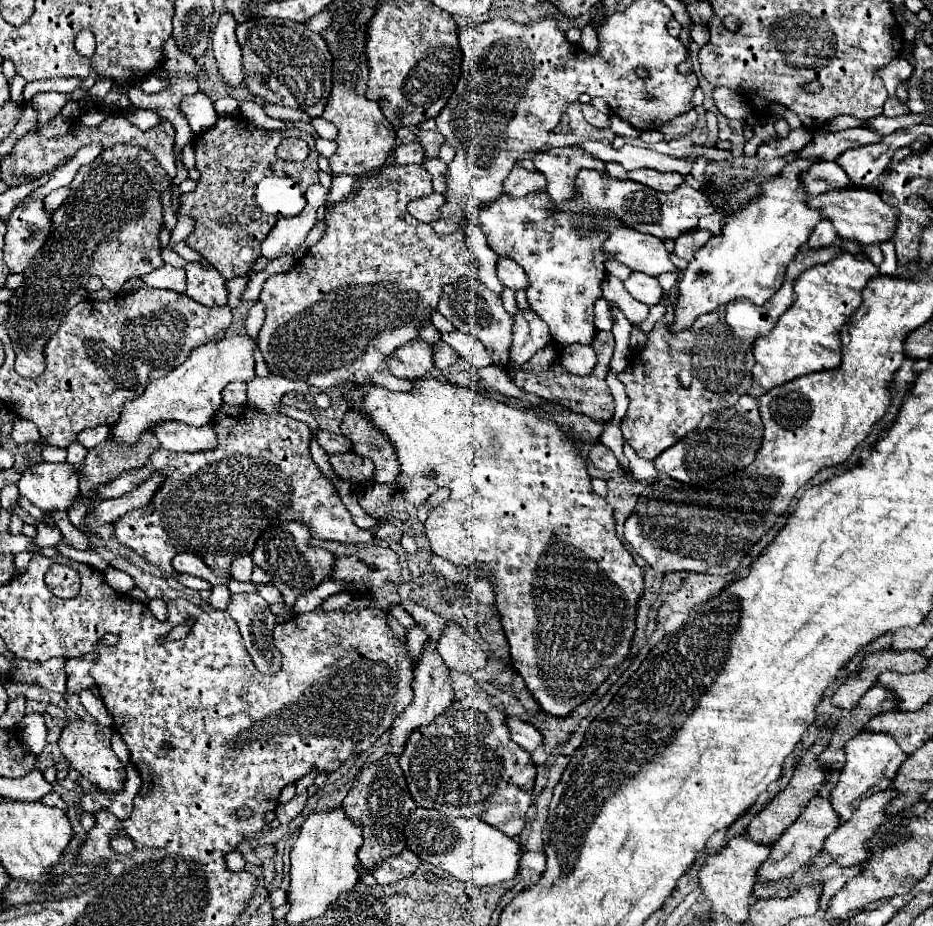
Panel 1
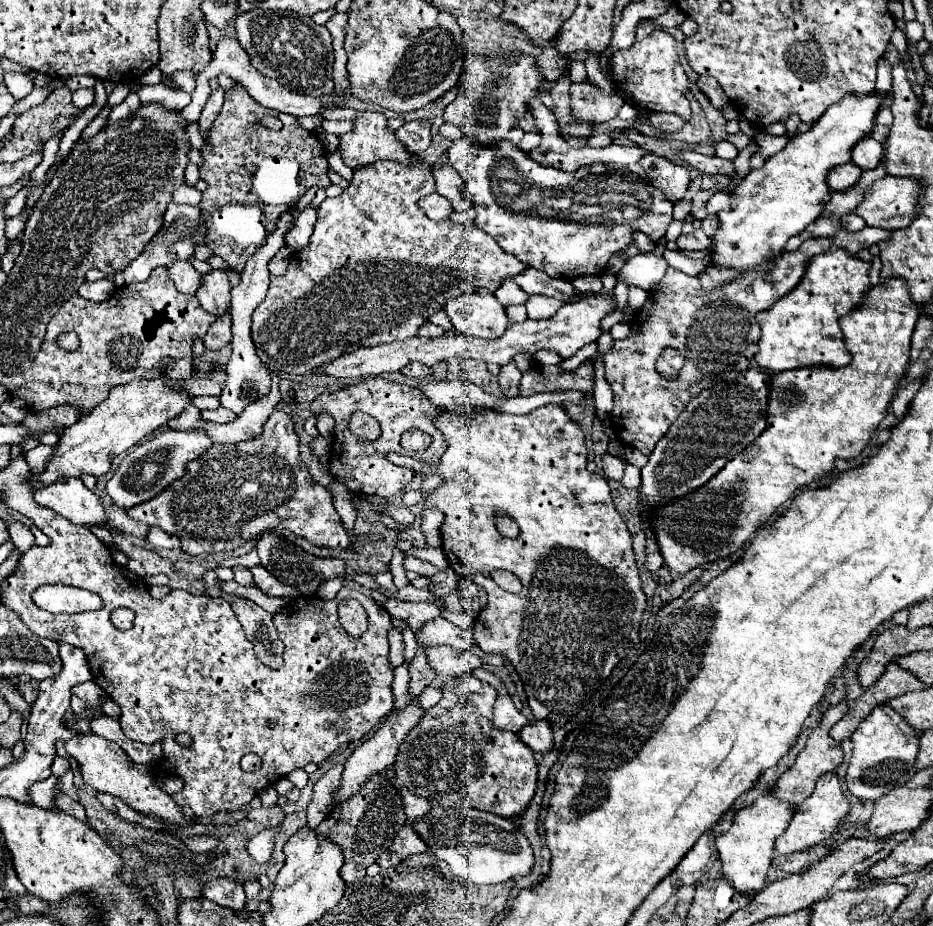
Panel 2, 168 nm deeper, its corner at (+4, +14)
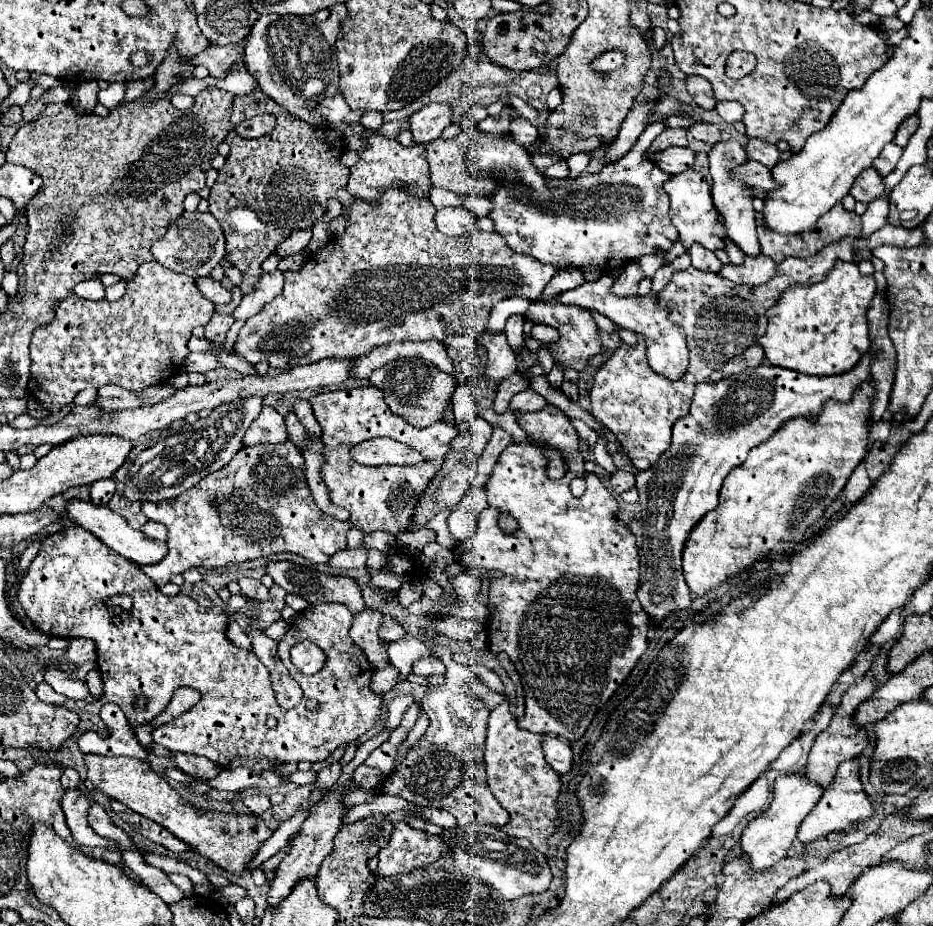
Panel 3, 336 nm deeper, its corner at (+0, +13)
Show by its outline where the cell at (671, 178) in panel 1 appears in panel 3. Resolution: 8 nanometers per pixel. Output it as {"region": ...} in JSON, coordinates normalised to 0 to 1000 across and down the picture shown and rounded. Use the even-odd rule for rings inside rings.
{"region":[[[737,183],[713,197],[712,205],[718,214],[718,237],[729,252],[729,260],[731,260],[735,273],[744,262],[757,267],[759,271],[770,271],[770,269],[778,267],[778,247],[774,243],[772,230],[763,221],[761,200],[759,200],[755,187]]]}

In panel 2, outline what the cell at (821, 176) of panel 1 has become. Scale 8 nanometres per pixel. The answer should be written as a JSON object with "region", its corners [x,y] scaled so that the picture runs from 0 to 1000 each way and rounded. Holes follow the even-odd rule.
{"region":[[[913,175],[900,177],[900,181],[892,181],[892,186],[887,186],[887,201],[892,205],[907,205],[917,199],[922,188],[924,188],[924,184],[917,177],[913,177]]]}

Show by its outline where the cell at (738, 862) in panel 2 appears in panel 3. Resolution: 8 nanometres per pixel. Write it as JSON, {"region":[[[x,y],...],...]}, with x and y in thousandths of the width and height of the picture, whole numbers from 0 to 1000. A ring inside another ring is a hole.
{"region":[[[838,837],[832,841],[830,846],[830,863],[823,871],[823,876],[819,876],[815,882],[806,884],[802,889],[802,893],[795,900],[795,917],[797,923],[806,930],[808,938],[823,938],[830,932],[834,932],[838,925],[845,923],[849,910],[853,908],[853,900],[857,889],[862,887],[862,882],[872,874],[872,869],[879,865],[883,850],[875,843],[868,843],[864,837]]]}

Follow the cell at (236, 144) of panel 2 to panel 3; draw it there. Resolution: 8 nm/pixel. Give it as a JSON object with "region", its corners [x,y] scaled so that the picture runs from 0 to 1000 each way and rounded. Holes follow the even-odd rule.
{"region":[[[274,96],[270,103],[253,105],[251,107],[251,120],[249,120],[249,135],[253,137],[262,129],[268,129],[272,124],[289,122],[296,126],[296,137],[292,144],[281,146],[277,150],[262,150],[251,139],[244,144],[242,154],[247,157],[247,170],[242,172],[240,183],[236,183],[234,195],[227,200],[225,211],[225,230],[234,237],[238,243],[240,256],[242,256],[242,280],[255,288],[264,297],[279,299],[281,297],[281,284],[289,273],[296,269],[298,262],[302,262],[313,249],[330,247],[339,243],[345,232],[352,226],[352,217],[362,213],[362,204],[373,198],[375,183],[364,178],[364,170],[371,163],[367,146],[362,141],[334,137],[317,126],[313,126],[304,116],[296,113],[292,107],[287,107],[279,96]]]}

